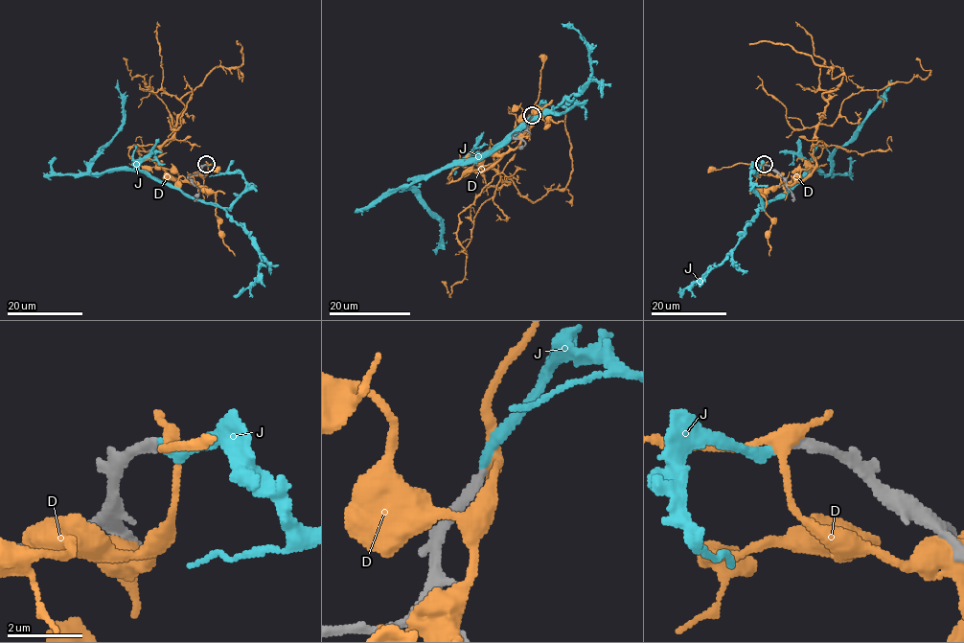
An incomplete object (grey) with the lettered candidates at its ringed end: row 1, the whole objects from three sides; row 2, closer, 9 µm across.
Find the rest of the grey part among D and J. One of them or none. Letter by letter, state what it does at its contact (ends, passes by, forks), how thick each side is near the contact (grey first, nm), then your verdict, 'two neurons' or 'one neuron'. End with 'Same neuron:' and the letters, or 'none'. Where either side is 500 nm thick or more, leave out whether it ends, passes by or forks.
D: it forks; calibres 260 and 280 nm; two neurons
J: it ends; calibres 260 and 220 nm; one neuron
Same neuron: J

